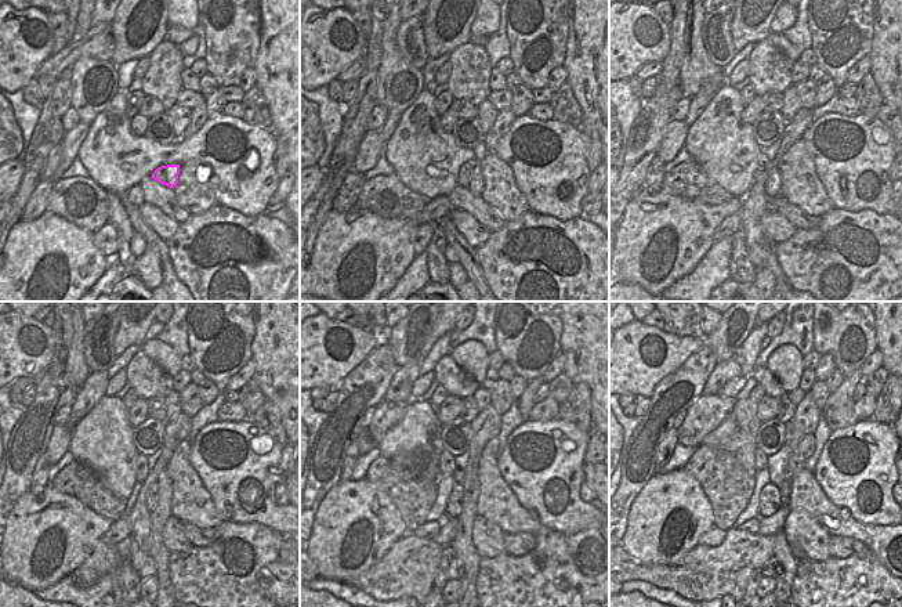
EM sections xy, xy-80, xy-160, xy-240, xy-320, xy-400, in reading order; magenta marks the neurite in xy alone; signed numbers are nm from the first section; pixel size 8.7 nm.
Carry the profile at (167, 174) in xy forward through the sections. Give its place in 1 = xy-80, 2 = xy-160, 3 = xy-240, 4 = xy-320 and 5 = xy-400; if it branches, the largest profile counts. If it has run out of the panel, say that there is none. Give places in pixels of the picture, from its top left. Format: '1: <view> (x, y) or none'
1: xy-80 (470, 176)
2: xy-160 (772, 187)
3: xy-240 (151, 497)
4: xy-320 (453, 509)
5: xy-400 (770, 501)

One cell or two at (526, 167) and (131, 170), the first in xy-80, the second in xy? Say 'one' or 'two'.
one

